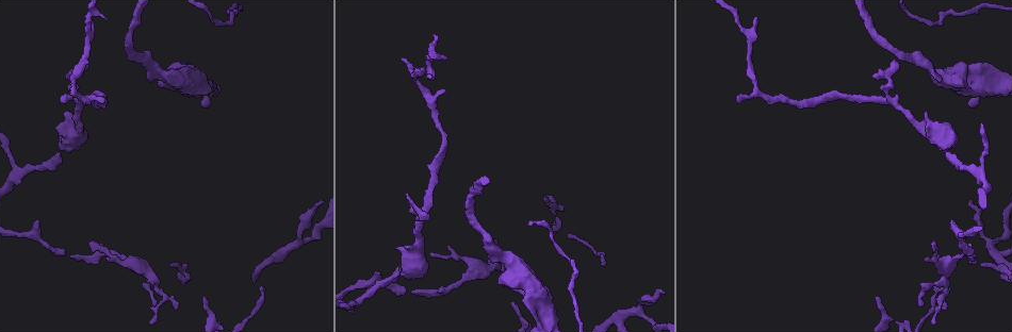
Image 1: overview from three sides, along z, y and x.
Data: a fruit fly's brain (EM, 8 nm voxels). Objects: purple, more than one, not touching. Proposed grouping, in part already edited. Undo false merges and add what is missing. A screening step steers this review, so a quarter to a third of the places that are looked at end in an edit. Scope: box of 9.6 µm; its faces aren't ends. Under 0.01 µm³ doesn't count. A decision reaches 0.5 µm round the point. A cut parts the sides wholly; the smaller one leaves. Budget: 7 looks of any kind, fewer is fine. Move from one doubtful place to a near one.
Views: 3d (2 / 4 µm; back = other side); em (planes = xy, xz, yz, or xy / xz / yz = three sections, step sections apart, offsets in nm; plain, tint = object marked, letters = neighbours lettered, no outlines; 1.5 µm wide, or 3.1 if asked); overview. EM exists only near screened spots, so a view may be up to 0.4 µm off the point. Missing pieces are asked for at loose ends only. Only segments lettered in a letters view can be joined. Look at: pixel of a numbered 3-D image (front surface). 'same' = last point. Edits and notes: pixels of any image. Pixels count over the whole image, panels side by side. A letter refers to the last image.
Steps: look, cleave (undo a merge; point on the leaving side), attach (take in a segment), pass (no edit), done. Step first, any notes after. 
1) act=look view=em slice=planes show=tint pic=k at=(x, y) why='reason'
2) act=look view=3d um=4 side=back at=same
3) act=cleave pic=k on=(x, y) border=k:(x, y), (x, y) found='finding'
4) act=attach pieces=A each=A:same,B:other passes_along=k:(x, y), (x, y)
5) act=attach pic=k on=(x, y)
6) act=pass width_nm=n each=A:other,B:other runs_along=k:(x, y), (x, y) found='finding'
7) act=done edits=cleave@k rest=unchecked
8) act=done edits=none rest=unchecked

act=look view=3d um=4 pic=1 at=(920, 305) why='free end'

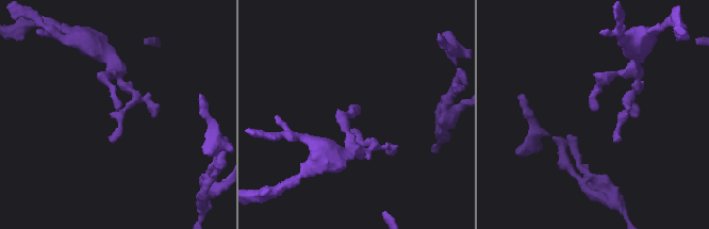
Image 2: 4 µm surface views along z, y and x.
act=look view=em slice=xz step=4 show=tint pic=2 at=(354, 113) why='need the tissue'

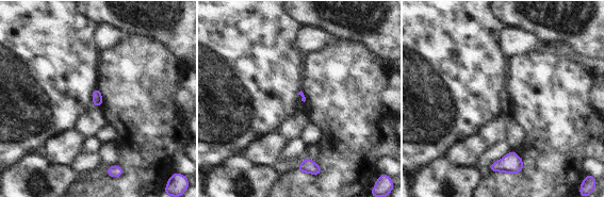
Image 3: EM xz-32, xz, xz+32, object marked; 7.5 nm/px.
act=look view=em slice=planes show=letters at=same

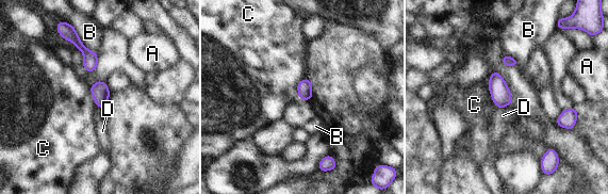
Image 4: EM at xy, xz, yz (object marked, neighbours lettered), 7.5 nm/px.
act=pass width_nm=110 each=A:other,B:other,C:other,D:other found='none of them fits'

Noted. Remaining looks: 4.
act=look view=em slice=planes show=tint pic=1 at=(513, 302) why='branch stops here'

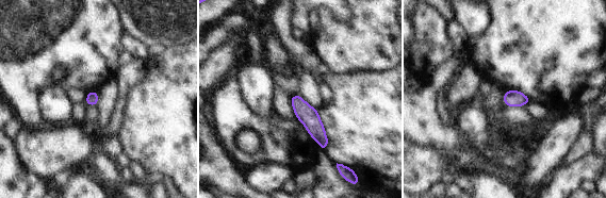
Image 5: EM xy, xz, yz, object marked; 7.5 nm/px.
act=look view=em slice=planes show=letters at=same

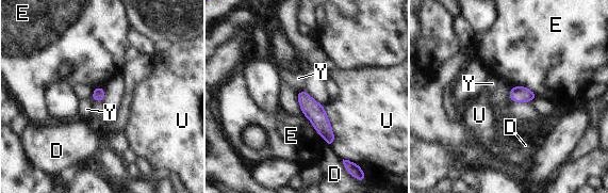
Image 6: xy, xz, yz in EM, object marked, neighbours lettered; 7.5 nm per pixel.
act=pass width_nm=90 each=D:other,E:other,U:other,Y:other found='none of them fits'

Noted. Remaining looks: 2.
act=look view=em slice=planes show=letters pic=1 at=(619, 318) why='sudden change in width'

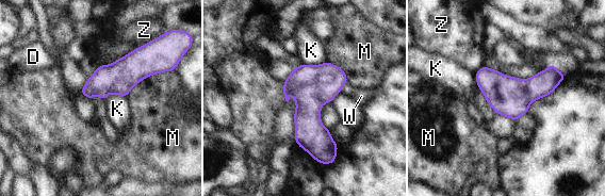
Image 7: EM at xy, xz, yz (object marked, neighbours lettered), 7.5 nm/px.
act=pass width_nm=300 each=D:other,K:other,M:other,W:other,Z:other border=7:(126, 97), (109, 94), (103, 100) found='all the same neuron'

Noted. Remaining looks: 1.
act=done edits=none rest=unchecked

